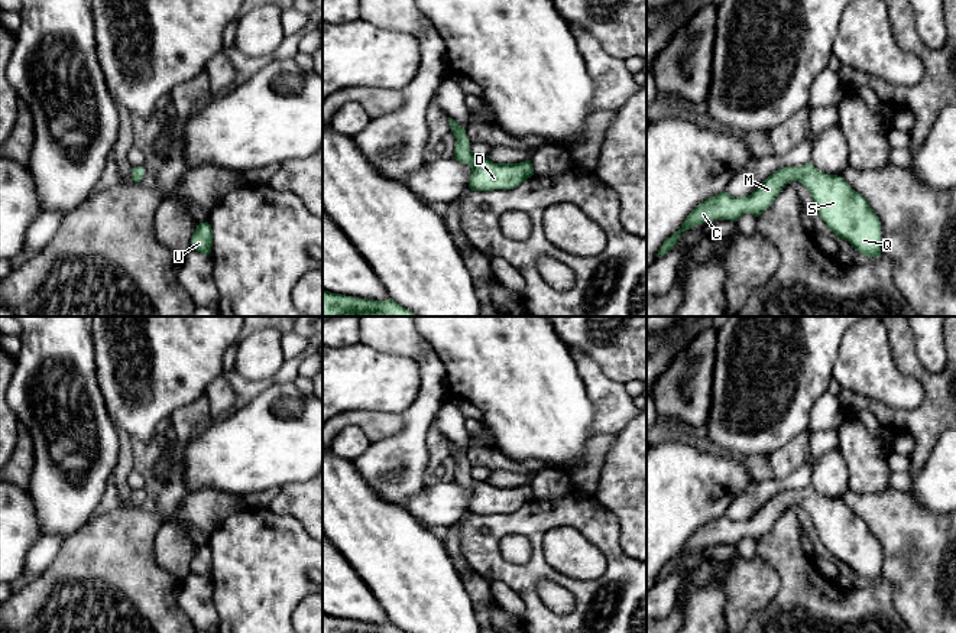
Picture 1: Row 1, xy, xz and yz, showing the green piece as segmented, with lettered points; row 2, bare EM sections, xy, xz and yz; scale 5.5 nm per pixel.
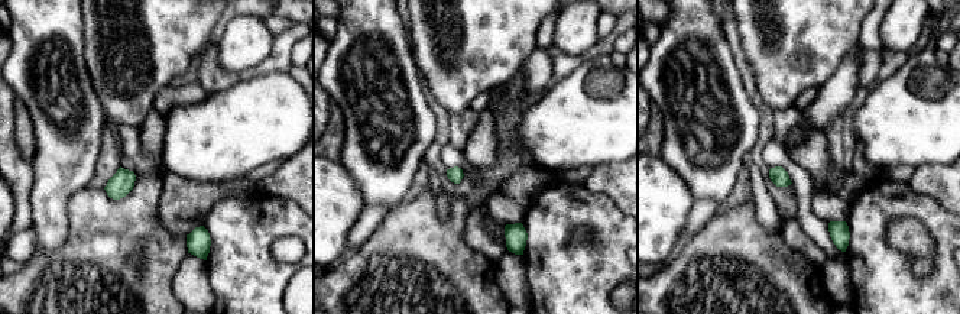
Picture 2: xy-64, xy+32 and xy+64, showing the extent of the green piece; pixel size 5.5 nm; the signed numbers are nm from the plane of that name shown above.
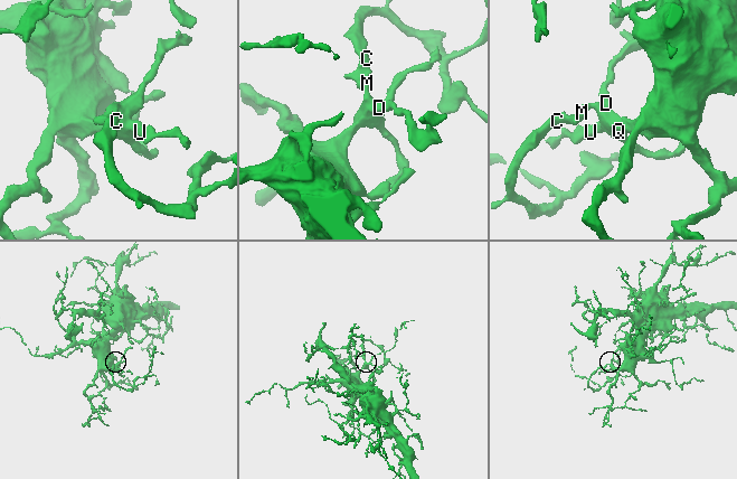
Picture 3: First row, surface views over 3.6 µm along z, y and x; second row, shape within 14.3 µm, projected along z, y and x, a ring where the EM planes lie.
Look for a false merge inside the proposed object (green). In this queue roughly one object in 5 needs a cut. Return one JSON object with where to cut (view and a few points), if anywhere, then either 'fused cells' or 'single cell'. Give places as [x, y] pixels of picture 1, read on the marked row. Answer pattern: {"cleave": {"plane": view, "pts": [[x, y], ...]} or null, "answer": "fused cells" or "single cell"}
{"cleave": null, "answer": "single cell"}

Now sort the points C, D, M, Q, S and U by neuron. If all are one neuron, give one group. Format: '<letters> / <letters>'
C D M Q S U

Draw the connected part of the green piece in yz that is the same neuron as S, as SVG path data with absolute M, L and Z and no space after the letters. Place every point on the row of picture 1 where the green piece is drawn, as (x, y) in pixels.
M810 162L778 169L748 197L735 198L723 191L703 201L688 214L681 228L662 243L658 257L668 253L691 227L713 220L736 221L743 214L759 217L793 181L810 191L821 220L837 238L849 241L865 256L881 256L881 223L866 198L852 189L843 176L820 172Z

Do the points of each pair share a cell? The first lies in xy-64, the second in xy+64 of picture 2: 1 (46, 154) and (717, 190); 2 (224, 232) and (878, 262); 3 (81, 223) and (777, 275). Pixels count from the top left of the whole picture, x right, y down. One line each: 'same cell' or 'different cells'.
1: same cell
2: same cell
3: same cell

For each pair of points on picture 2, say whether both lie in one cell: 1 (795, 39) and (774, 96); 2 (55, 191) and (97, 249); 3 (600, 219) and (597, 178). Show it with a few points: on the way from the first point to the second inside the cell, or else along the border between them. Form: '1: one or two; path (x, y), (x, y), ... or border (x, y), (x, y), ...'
1: one; path (788, 54), (780, 81)
2: two; border (88, 184), (68, 201), (64, 242)
3: two; border (583, 184), (593, 191), (609, 196), (622, 211)

